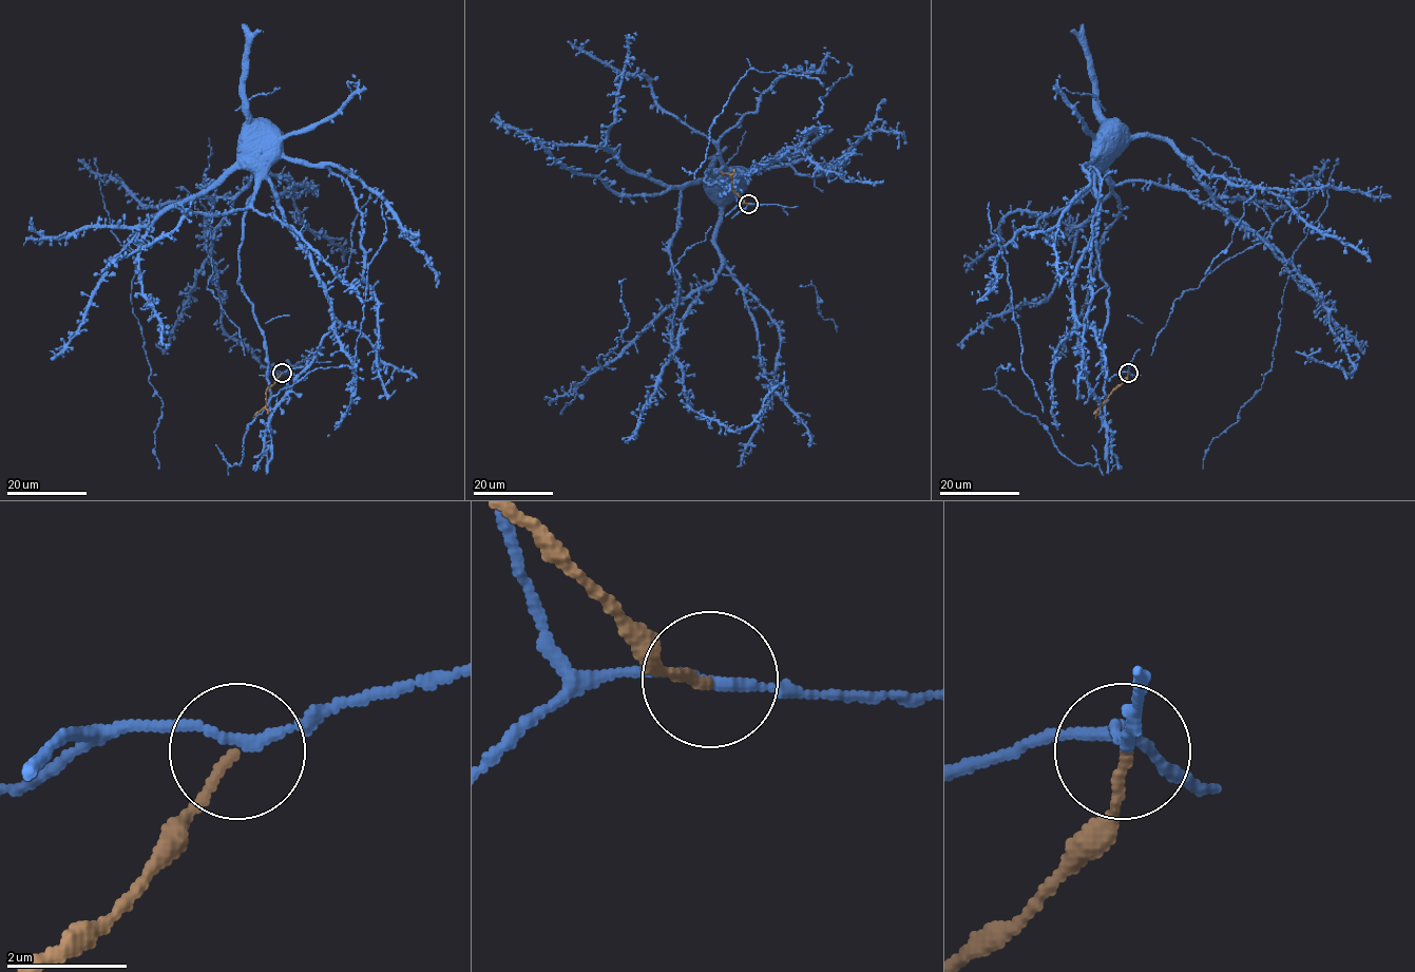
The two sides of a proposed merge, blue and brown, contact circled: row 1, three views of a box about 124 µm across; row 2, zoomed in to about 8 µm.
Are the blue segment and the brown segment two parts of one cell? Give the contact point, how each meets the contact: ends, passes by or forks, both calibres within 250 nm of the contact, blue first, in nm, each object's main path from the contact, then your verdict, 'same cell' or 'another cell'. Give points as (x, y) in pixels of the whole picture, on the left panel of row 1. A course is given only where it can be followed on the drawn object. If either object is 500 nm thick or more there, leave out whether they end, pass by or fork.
at (282, 373); blue passes by; brown ends there; 160 nm thick on the blue side, 150 nm on the other; blue runs (282, 373), (267, 378), (237, 283), (253, 137), (234, 195), (145, 206), (102, 176), (164, 405), (158, 469); brown runs (282, 373), (266, 392), (266, 404), (253, 418); another cell

